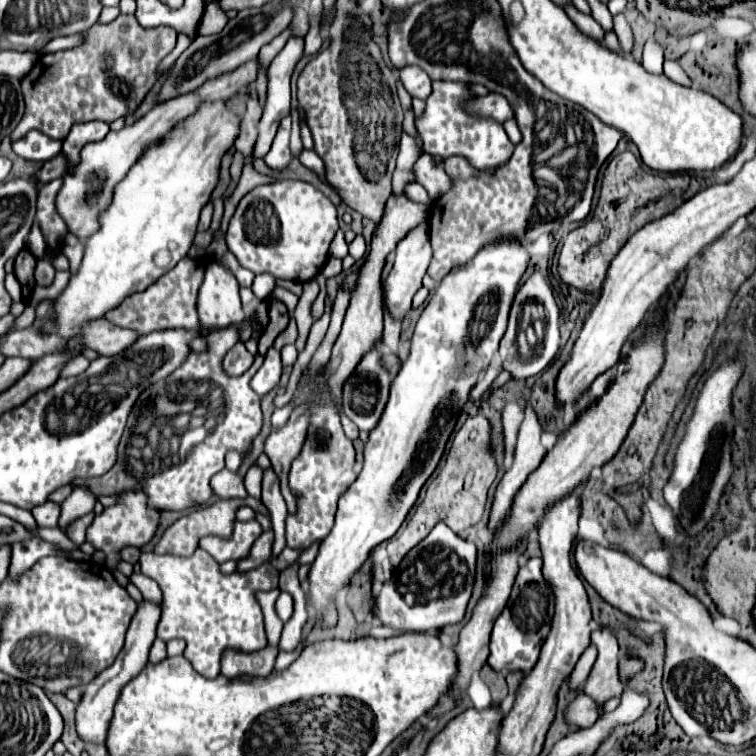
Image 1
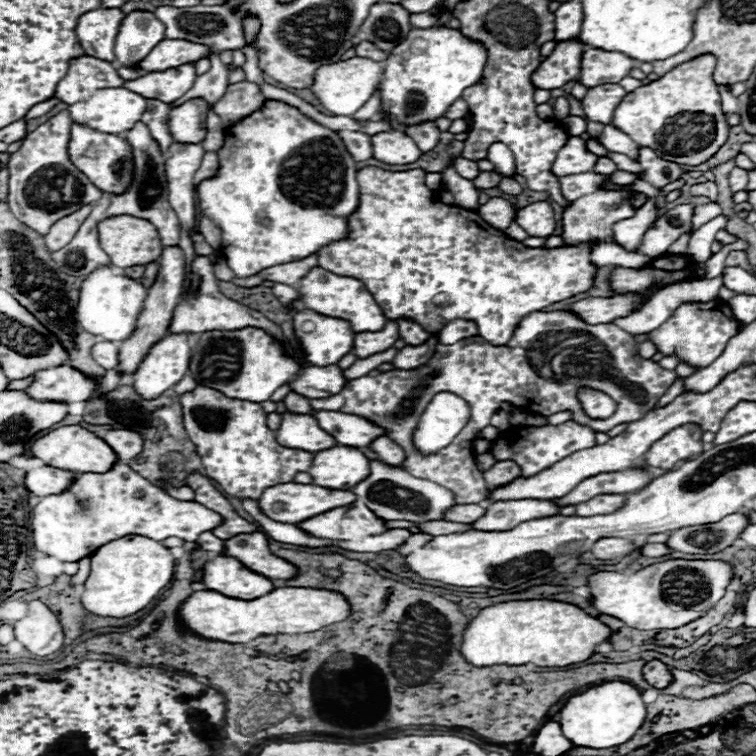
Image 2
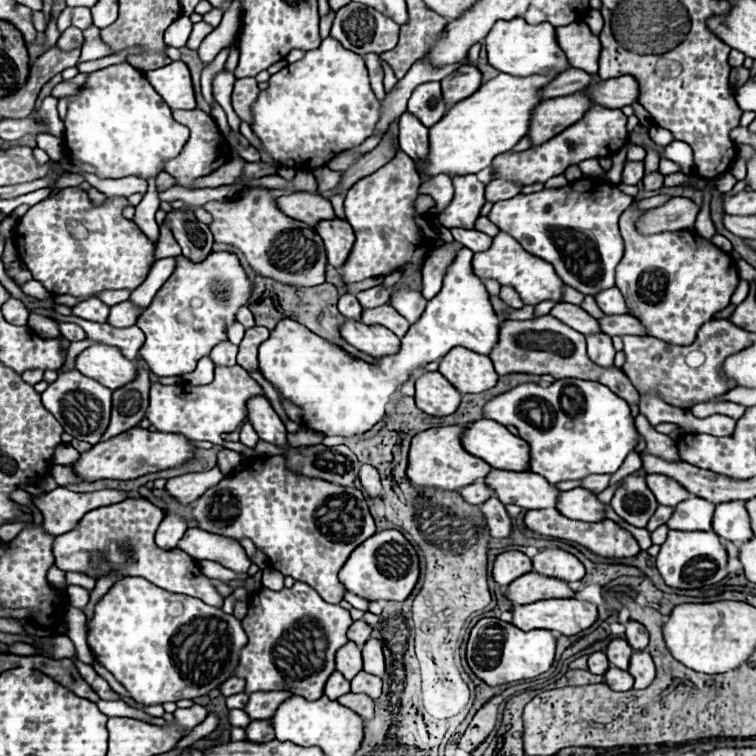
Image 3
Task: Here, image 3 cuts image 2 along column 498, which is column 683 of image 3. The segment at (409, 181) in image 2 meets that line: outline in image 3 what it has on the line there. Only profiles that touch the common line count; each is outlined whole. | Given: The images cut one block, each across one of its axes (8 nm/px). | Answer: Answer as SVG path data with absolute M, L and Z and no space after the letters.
M630 206L620 216L620 234L624 240L624 258L616 268L616 288L622 292L626 300L626 308L630 316L638 318L646 330L646 336L658 338L668 344L688 346L696 338L696 330L712 320L712 316L730 304L730 296L738 288L740 276L734 260L716 248L710 240L698 236L694 230L678 230L678 232L660 232L652 236L642 236L636 232L634 222L638 214Z

